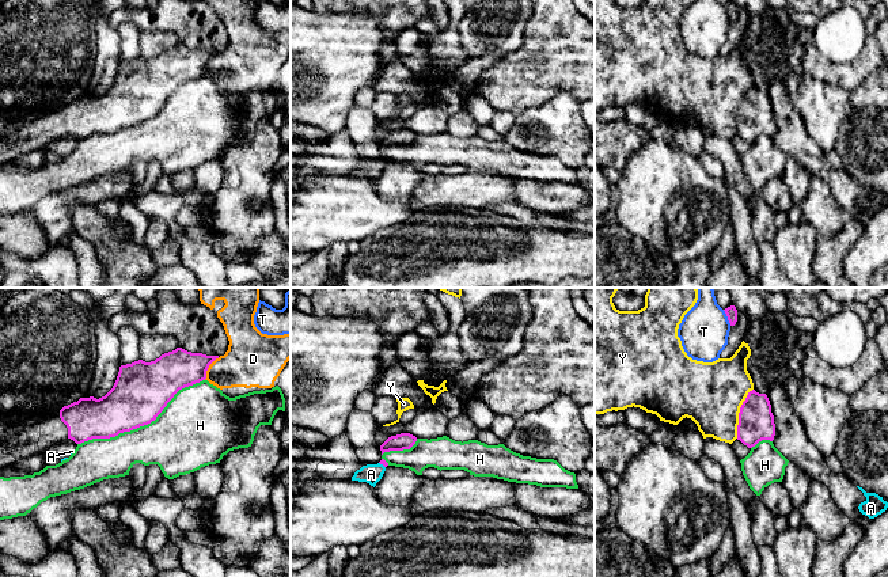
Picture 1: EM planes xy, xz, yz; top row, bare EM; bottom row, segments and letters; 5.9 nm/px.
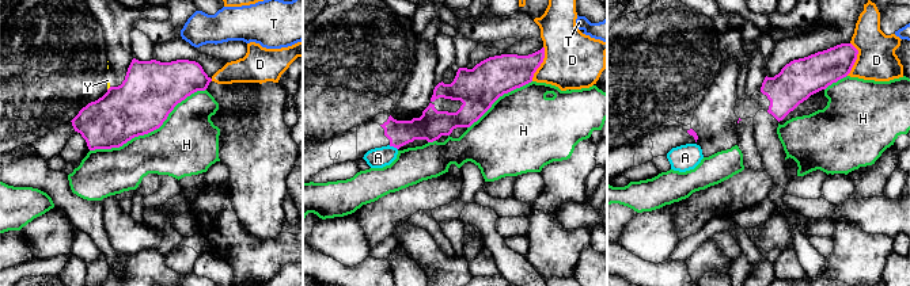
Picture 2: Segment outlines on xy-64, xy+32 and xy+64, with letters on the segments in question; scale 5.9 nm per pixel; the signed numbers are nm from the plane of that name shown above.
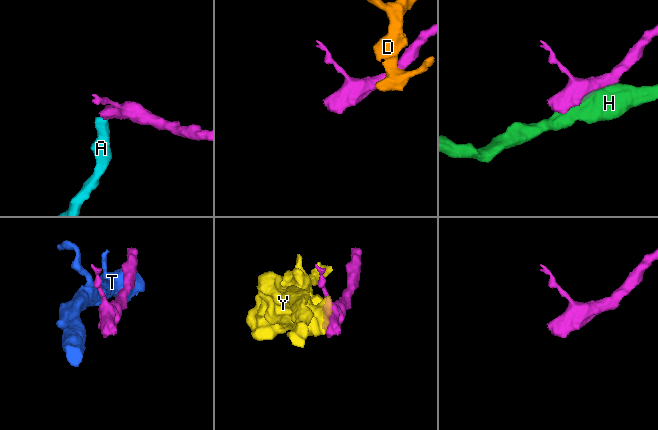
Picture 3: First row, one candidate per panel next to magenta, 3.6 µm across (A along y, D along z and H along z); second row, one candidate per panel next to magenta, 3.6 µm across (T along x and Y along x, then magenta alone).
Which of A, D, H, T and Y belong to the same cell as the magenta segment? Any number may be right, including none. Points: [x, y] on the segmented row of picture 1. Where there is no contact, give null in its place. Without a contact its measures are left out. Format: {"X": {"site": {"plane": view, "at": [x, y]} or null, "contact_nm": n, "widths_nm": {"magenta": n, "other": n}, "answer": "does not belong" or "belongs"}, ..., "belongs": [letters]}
{"A": {"site": {"plane": "xz", "at": [382, 463]}, "contact_nm": 50, "widths_nm": {"magenta": 40, "other": 120}, "answer": "does not belong"}, "D": {"site": {"plane": "xy", "at": [208, 367]}, "contact_nm": 160, "widths_nm": {"magenta": 240, "other": 300}, "answer": "does not belong"}, "H": {"site": {"plane": "xy", "at": [143, 425]}, "contact_nm": 850, "widths_nm": {"magenta": 320, "other": 400}, "answer": "does not belong"}, "T": {"site": {"plane": "yz", "at": [728, 318]}, "contact_nm": 110, "widths_nm": {"magenta": 70, "other": 300}, "answer": "does not belong"}, "Y": {"site": {"plane": "yz", "at": [739, 413]}, "contact_nm": 320, "widths_nm": {"magenta": 200, "other": 380}, "answer": "does not belong"}, "belongs": []}

